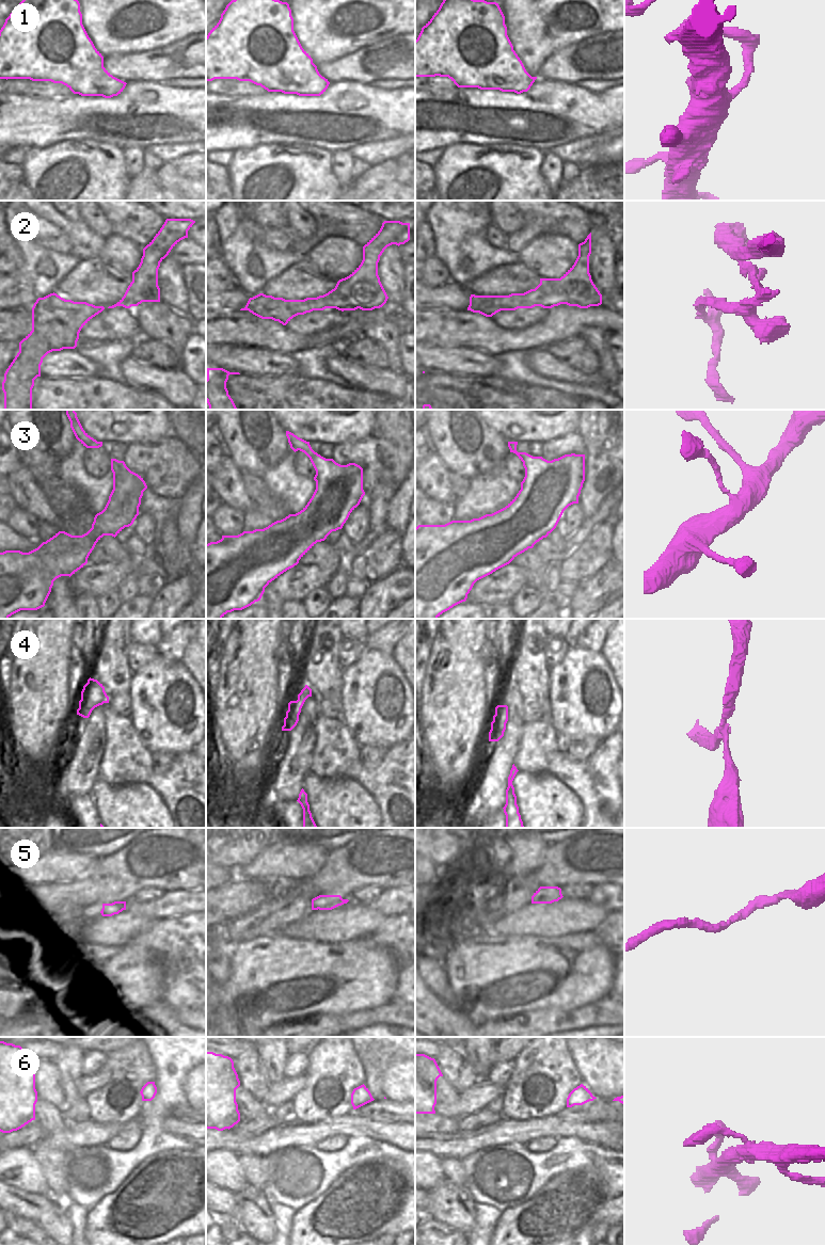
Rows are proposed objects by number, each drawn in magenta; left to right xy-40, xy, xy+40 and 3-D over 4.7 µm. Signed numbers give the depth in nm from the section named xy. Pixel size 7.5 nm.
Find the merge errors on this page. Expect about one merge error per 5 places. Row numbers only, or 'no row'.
no row

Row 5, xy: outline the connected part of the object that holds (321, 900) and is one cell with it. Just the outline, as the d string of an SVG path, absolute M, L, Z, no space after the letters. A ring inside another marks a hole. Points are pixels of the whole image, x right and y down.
M319 895L312 899L312 910L332 910L348 901L348 899L343 899L340 895Z

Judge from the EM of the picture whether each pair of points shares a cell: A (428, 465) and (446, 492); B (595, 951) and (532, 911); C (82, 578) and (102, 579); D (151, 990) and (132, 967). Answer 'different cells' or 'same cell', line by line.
A: same cell
B: different cells
C: same cell
D: same cell

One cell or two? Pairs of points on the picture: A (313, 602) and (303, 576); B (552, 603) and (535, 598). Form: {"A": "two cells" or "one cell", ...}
{"A": "two cells", "B": "two cells"}

